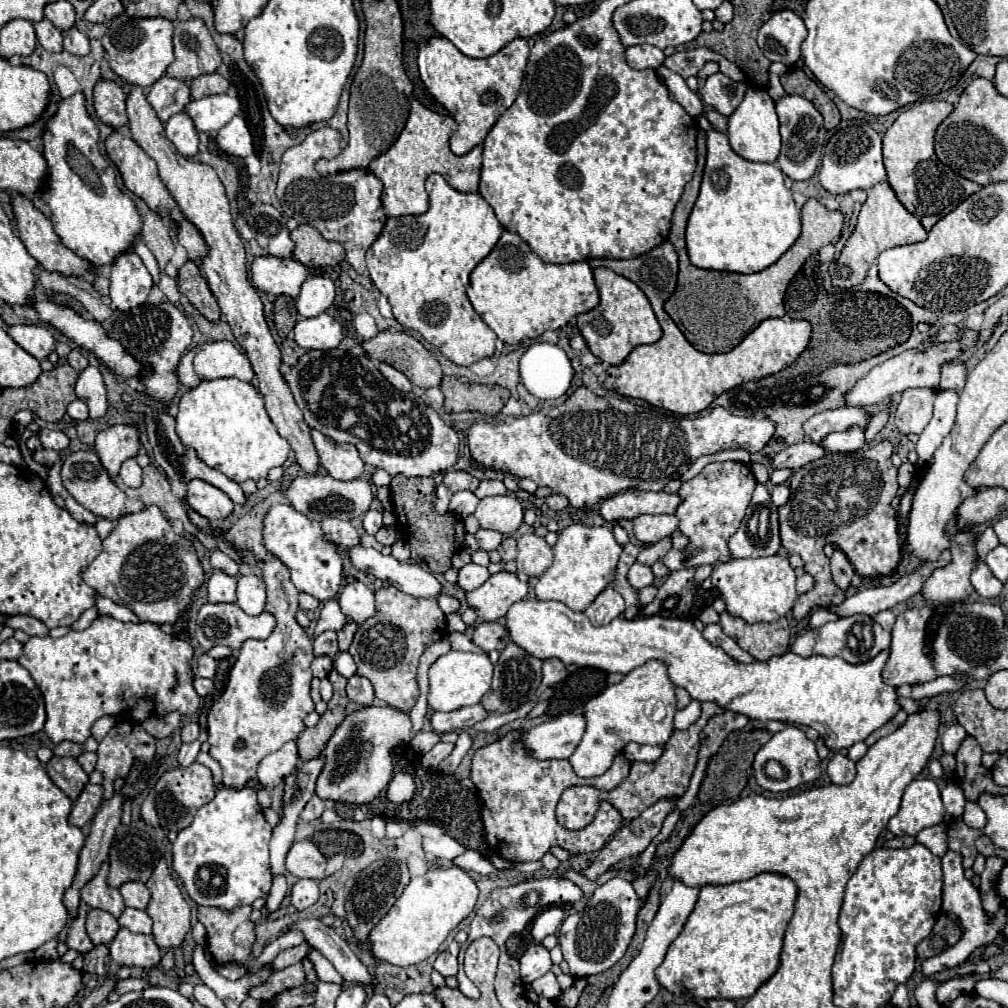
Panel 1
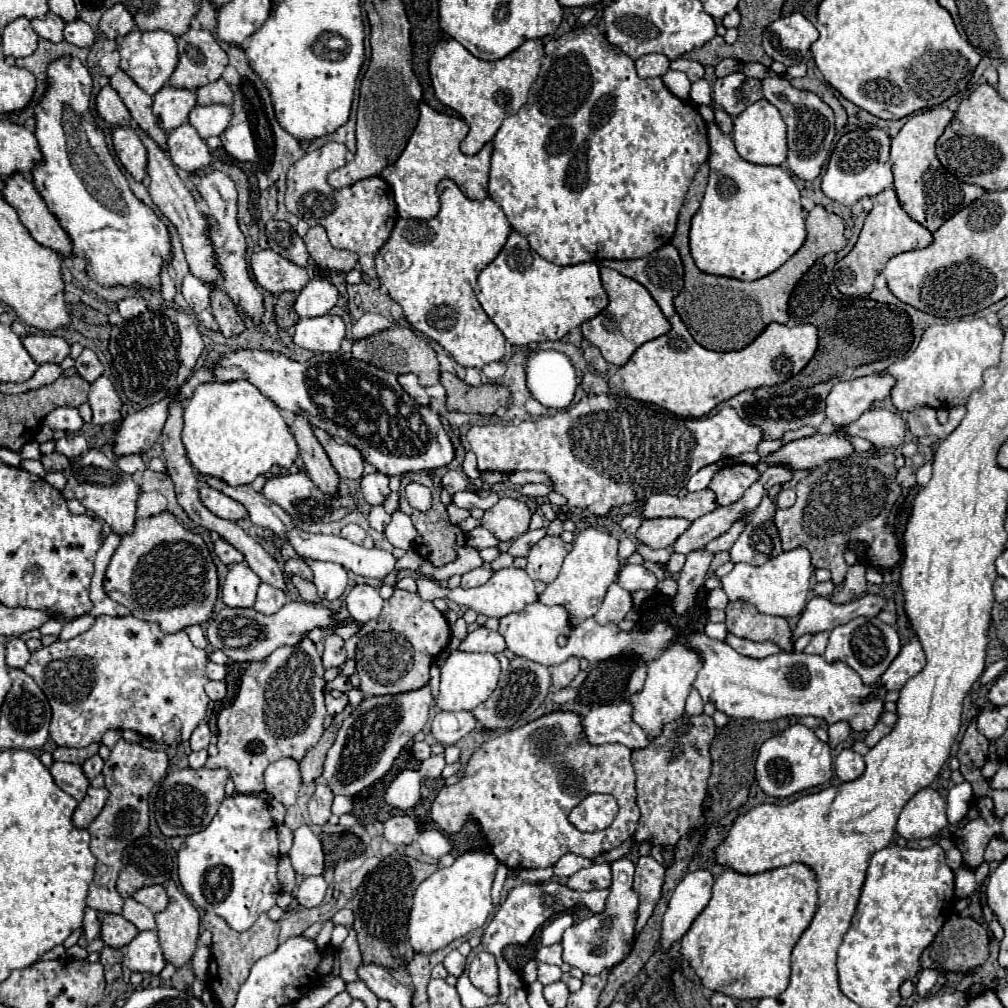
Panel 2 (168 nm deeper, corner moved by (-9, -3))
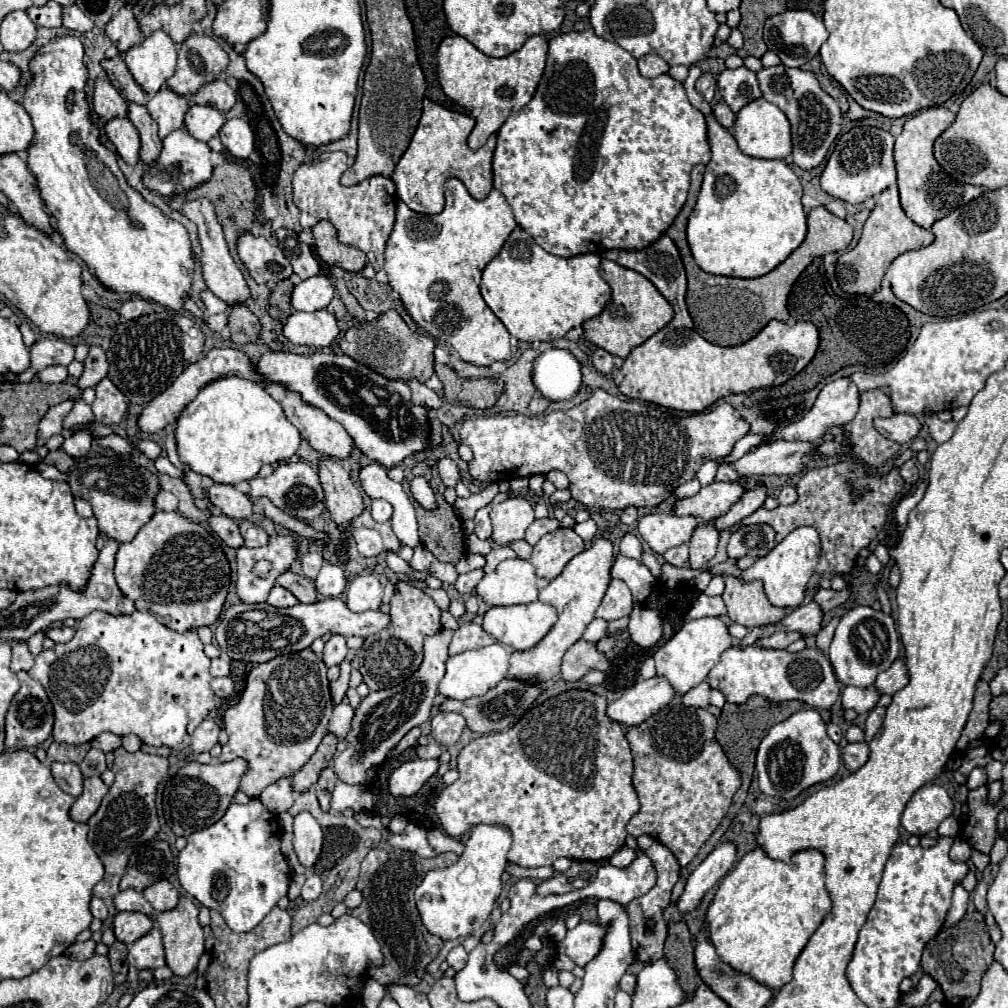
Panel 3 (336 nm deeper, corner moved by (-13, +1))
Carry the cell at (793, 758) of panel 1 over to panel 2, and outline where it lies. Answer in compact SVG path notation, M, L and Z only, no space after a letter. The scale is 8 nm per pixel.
M792 724L782 734L768 738L756 758L756 780L764 794L774 798L786 798L800 790L828 782L832 776L830 746L816 738L816 734L804 724Z

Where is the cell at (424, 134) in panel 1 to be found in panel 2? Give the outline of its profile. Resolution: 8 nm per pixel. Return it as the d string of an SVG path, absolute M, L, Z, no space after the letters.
M424 102L420 104L420 120L404 152L400 154L396 164L382 170L382 178L390 184L398 214L402 218L418 218L418 220L434 218L440 210L436 186L442 178L454 180L470 200L484 200L488 196L492 144L488 142L482 152L474 156L466 156L460 152L460 142L466 138L466 134L468 134L468 124L462 118L446 116L432 110Z

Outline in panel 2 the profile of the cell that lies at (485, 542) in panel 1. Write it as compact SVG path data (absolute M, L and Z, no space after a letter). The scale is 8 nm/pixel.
M478 526L472 532L468 532L468 544L474 546L476 550L482 550L482 548L488 548L488 546L498 546L498 540L494 538L492 532Z

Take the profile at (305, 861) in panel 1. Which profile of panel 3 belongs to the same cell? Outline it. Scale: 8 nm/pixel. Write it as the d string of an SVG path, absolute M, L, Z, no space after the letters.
M300 812L294 818L294 852L304 868L312 868L322 850L322 828L310 812Z

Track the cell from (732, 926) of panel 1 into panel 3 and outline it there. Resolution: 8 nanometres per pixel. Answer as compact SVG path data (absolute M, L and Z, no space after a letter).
M756 848L748 852L720 882L714 900L706 910L708 940L714 944L716 954L722 962L730 964L742 974L748 974L750 978L772 990L780 990L792 980L796 956L802 952L814 930L822 924L830 908L832 902L824 888L824 856L818 850L796 852L788 864L772 860L760 848Z

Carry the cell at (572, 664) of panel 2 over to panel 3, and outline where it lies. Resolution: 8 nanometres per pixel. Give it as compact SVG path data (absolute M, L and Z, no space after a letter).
M578 640L564 654L560 674L564 680L580 680L588 670L604 672L604 670L608 670L608 666L610 666L610 660L606 656L602 656L600 652L596 652L594 644L586 642L586 640Z

